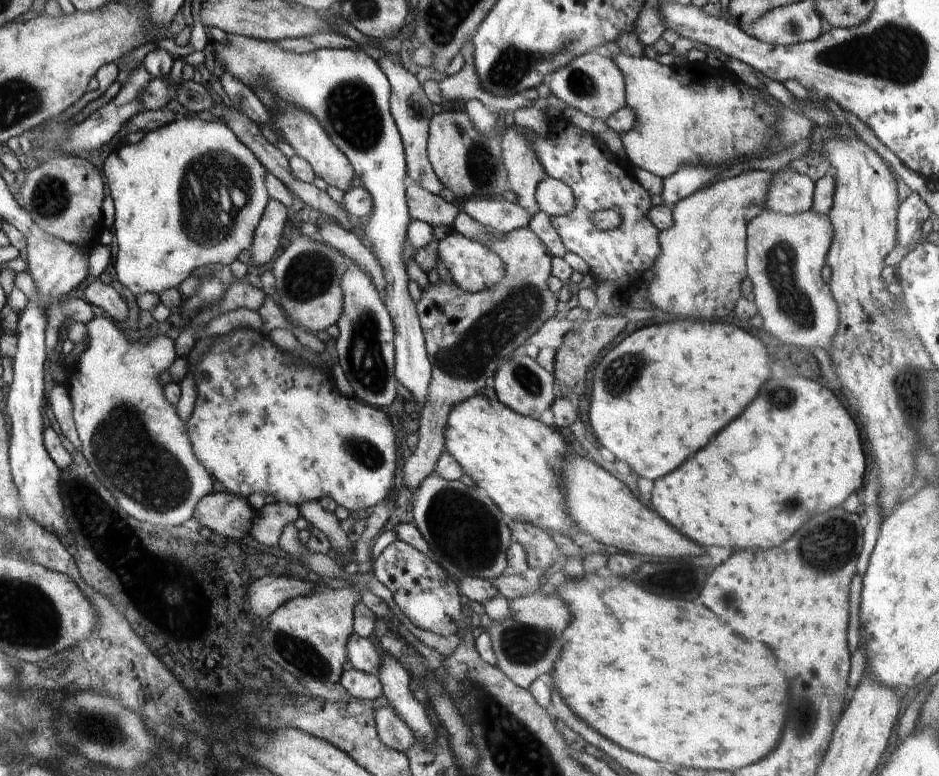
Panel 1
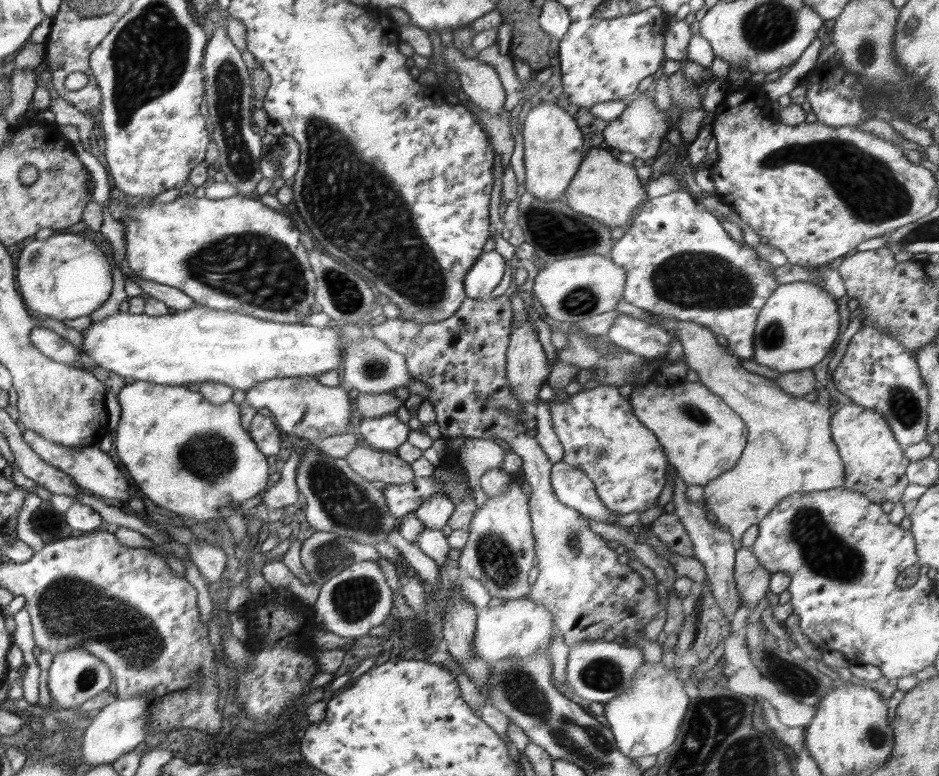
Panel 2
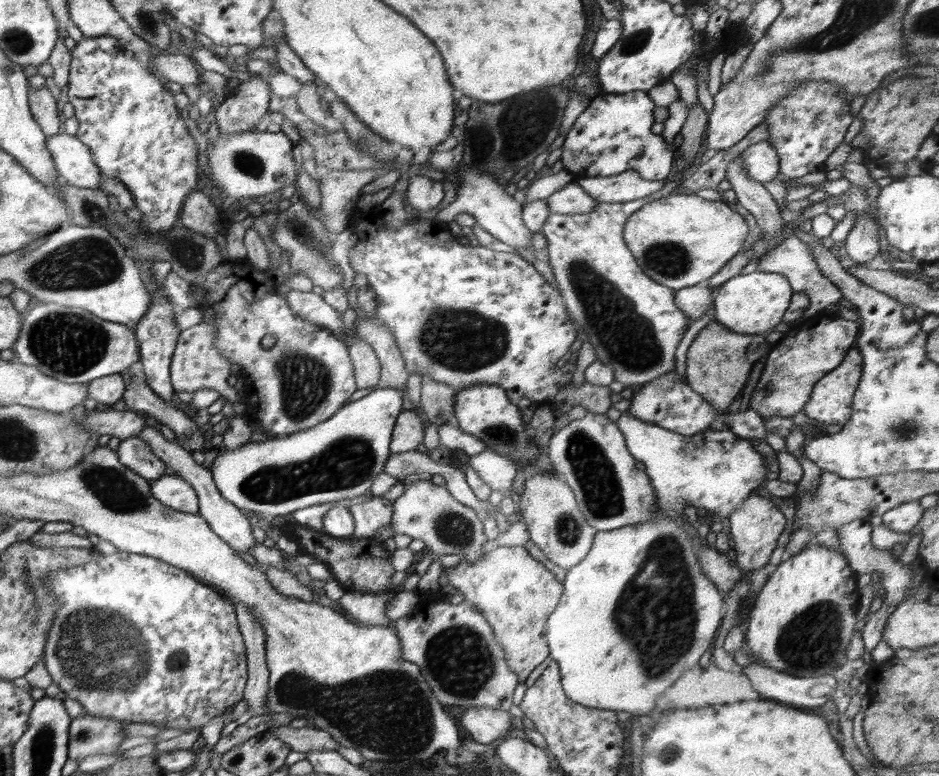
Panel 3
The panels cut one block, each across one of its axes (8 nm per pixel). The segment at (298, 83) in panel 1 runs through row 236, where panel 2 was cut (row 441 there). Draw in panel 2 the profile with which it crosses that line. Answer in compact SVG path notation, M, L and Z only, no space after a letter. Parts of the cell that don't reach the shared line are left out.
M396 414L376 418L358 419L356 432L374 449L382 451L396 450L408 441L408 425L400 422Z

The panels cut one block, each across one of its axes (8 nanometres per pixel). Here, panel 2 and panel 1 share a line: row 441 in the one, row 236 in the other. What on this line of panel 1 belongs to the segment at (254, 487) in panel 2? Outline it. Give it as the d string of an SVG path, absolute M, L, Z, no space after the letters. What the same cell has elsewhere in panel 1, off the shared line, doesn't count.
M187 117L180 121L174 120L161 128L156 128L154 131L146 133L146 136L137 144L128 143L114 148L106 156L102 171L109 181L111 196L116 209L113 234L116 234L119 250L114 270L118 274L118 281L136 296L146 292L160 295L162 292L170 291L171 289L179 289L180 284L189 278L192 272L209 264L232 265L232 262L237 260L242 250L251 248L256 226L259 224L266 206L271 200L264 183L266 170L254 157L254 154L236 138L226 124L221 124L221 122L203 122L199 117Z

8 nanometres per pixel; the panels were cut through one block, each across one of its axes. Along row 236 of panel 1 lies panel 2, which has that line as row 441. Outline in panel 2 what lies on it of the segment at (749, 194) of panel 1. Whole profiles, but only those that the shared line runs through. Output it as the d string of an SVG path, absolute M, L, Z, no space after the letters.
M567 333L568 345L559 353L559 362L575 364L580 369L593 368L594 380L600 385L624 386L630 384L633 391L629 396L634 416L654 432L663 447L667 462L676 467L675 472L684 480L686 486L704 487L710 480L733 469L745 450L748 430L742 418L733 411L717 394L710 392L700 381L691 382L692 388L681 384L663 387L651 382L650 373L644 357L632 354L626 349L617 348L615 355L609 357L601 353L590 339Z

